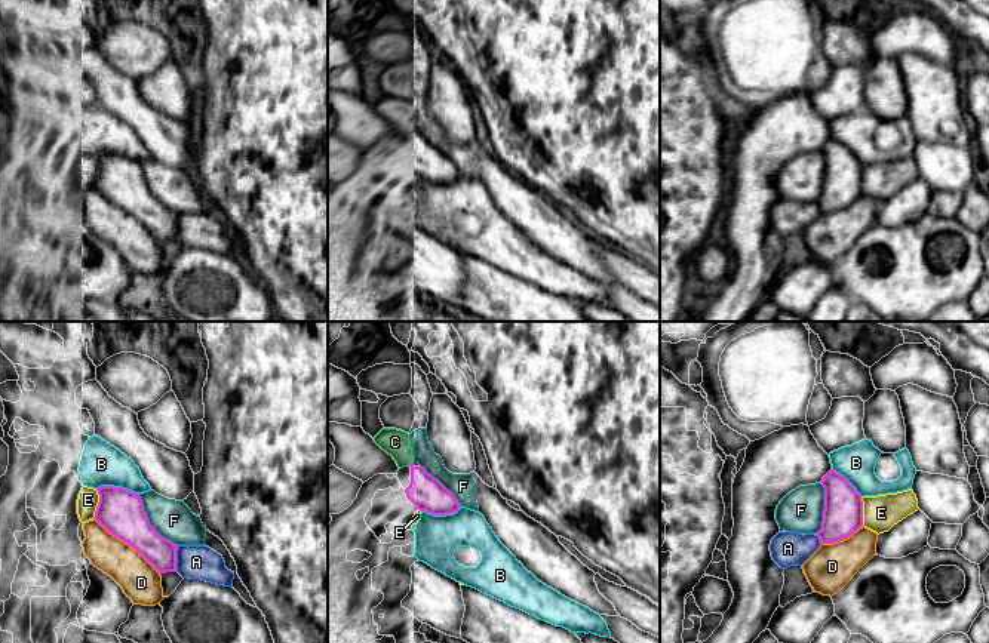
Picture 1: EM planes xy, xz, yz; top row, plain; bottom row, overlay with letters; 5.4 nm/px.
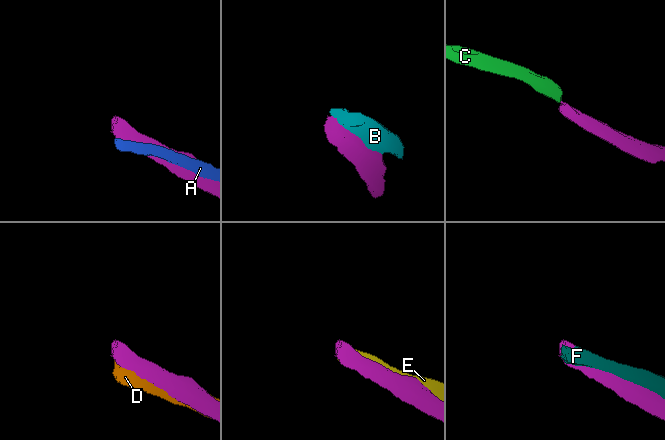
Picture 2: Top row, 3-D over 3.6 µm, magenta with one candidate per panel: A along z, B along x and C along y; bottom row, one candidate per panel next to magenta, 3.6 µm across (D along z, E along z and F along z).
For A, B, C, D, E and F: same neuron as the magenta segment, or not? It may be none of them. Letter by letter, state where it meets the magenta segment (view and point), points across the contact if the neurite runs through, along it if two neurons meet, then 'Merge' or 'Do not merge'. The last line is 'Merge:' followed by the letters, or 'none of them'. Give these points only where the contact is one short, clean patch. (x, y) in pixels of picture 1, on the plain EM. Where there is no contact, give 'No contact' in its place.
A: Touches magenta at xy (175, 227). Do not merge
B: Touches magenta at xy (117, 156). Do not merge
C: Touches magenta at xz (411, 131). Merge
D: Touches magenta at xy (126, 211). Do not merge
E: Touches magenta at xy (98, 172). Do not merge
F: Touches magenta at xy (149, 191). Do not merge
Merge: C

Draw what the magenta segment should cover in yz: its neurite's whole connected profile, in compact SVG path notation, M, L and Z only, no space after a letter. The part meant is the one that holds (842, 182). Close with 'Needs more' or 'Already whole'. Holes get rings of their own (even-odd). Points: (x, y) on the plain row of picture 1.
M830 138L821 148L824 178L820 212L835 212L863 196L863 169L856 156L839 141Z. Already whole

